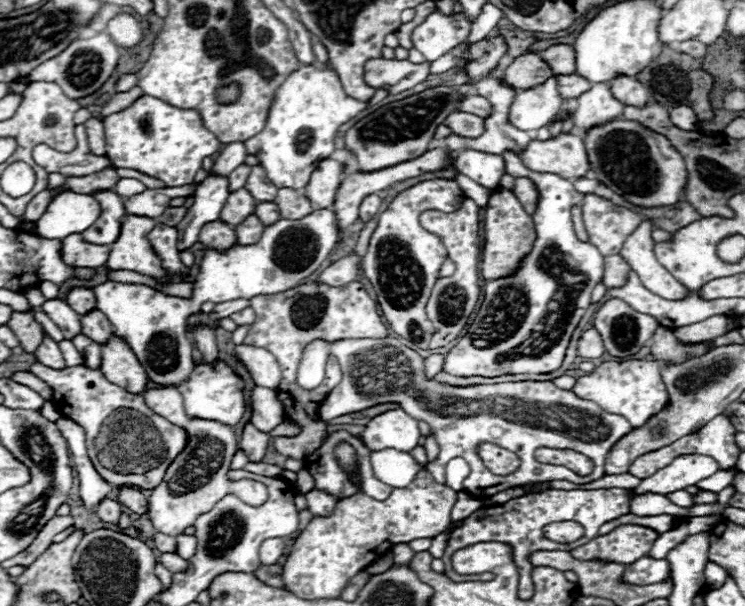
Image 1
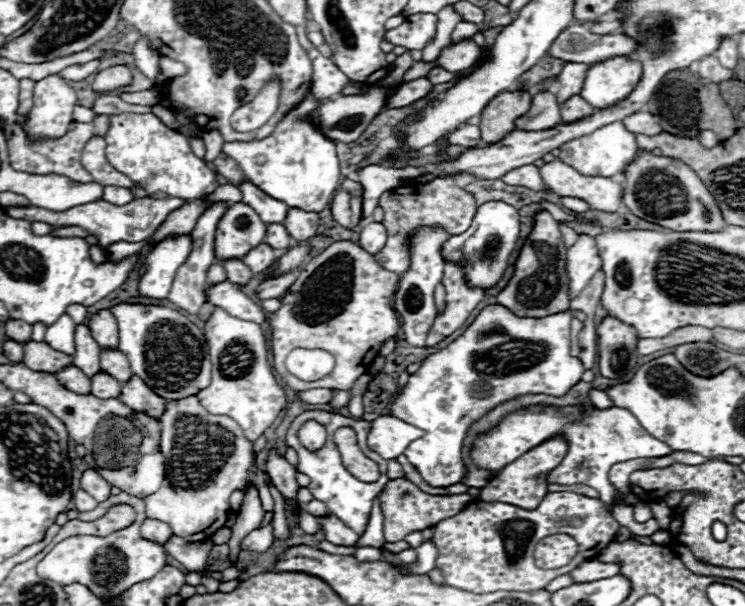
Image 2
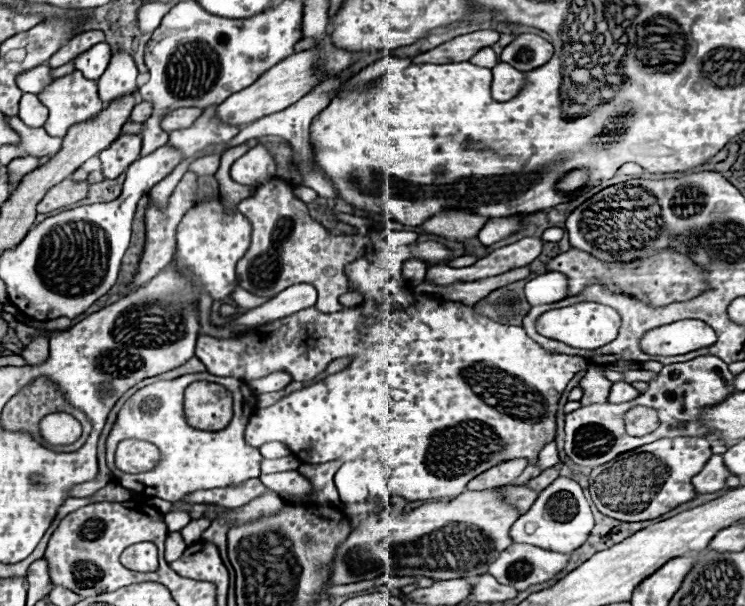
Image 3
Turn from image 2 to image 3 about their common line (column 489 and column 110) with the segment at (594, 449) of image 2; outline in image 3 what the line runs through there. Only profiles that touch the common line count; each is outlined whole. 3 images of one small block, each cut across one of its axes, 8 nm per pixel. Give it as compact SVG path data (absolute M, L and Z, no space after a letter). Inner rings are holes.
M198 372L198 374L180 376L174 380L154 382L150 386L138 390L120 410L118 420L106 442L108 468L112 470L112 474L120 486L134 490L134 492L144 492L148 496L156 496L162 500L170 500L170 502L178 502L188 492L194 492L200 488L224 488L228 484L240 484L244 480L258 478L262 456L254 446L250 446L244 440L246 426L248 426L250 418L256 414L256 404L258 404L256 392L252 392L252 388L238 378L220 378L220 376L212 376L208 372ZM196 380L222 384L232 394L234 416L226 428L208 432L208 430L194 430L188 426L186 416L184 416L184 390L188 384L192 384ZM126 438L148 440L148 442L160 446L160 454L162 454L160 464L154 466L152 470L140 472L140 474L126 474L126 472L118 470L114 464L114 450L116 450L118 442L126 440Z

